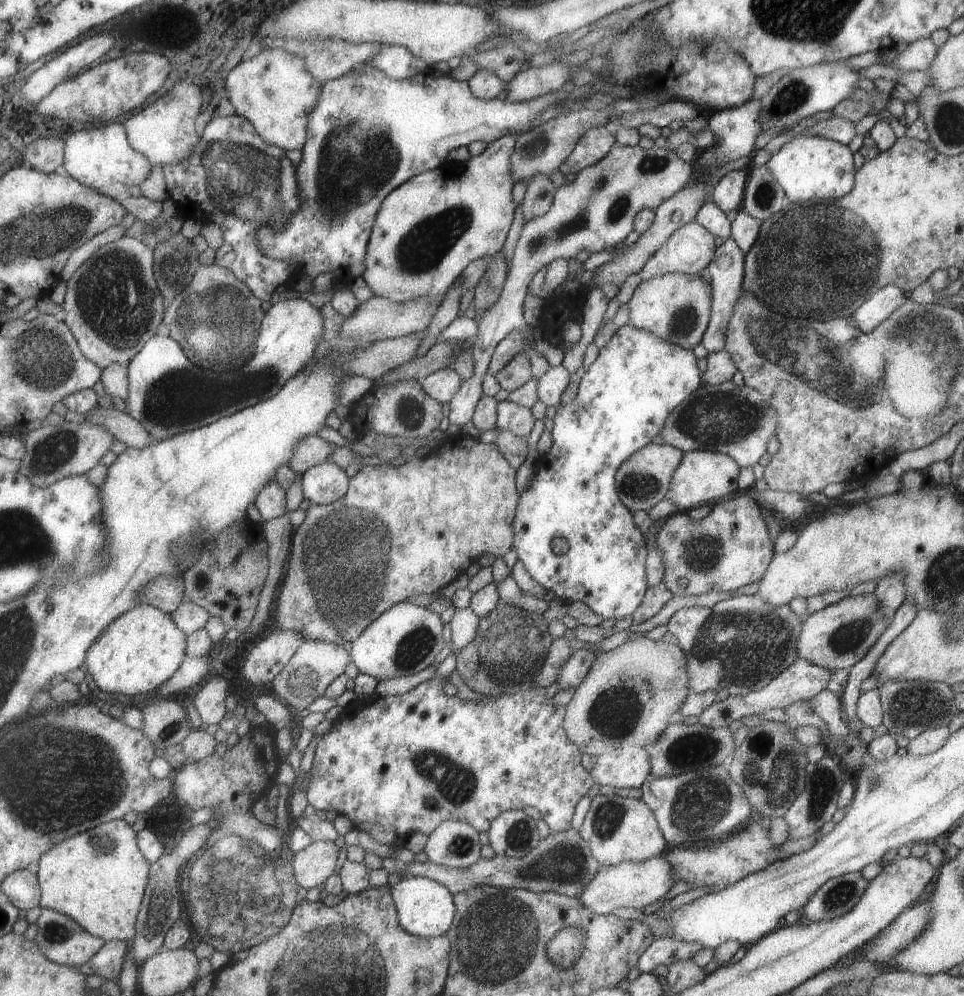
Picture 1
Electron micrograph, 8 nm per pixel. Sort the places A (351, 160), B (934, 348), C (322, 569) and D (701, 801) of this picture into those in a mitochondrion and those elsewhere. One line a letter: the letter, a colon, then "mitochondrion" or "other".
A: mitochondrion
B: mitochondrion
C: mitochondrion
D: mitochondrion

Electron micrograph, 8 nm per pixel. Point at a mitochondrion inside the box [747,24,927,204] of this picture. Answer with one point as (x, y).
(792, 95)

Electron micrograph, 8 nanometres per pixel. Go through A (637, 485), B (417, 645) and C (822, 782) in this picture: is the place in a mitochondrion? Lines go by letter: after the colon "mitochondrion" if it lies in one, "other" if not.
A: mitochondrion
B: mitochondrion
C: mitochondrion

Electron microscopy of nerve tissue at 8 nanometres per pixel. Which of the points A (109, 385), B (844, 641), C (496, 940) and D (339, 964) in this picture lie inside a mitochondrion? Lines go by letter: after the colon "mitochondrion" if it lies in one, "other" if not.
A: other
B: mitochondrion
C: mitochondrion
D: mitochondrion

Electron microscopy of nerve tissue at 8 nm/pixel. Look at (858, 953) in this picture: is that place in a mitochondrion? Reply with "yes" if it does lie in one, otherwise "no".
no

